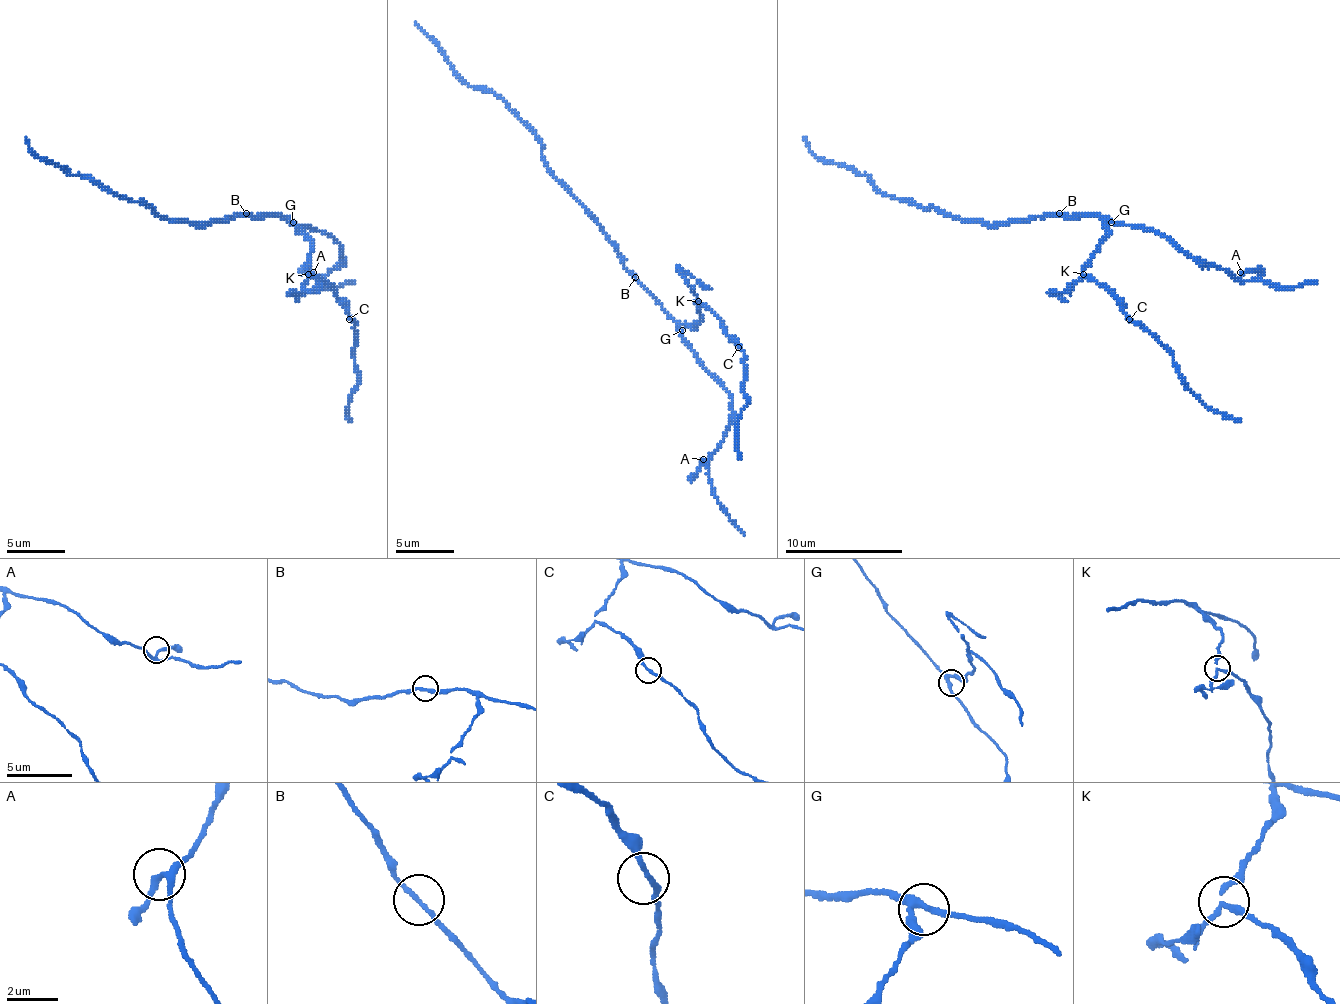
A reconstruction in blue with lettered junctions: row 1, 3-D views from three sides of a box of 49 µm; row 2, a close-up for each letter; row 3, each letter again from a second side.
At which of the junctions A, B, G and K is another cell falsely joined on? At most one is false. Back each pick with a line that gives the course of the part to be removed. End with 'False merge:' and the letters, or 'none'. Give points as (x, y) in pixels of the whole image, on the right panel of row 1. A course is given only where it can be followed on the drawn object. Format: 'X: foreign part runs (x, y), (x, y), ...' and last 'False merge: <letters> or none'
K: foreign part runs (1082, 275), (1091, 275), (1173, 357), (1188, 386), (1208, 407), (1240, 422)
False merge: K

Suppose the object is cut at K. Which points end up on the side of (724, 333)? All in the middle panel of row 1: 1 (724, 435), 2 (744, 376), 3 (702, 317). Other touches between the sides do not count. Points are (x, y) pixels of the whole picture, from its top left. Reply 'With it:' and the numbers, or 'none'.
With it: 2

